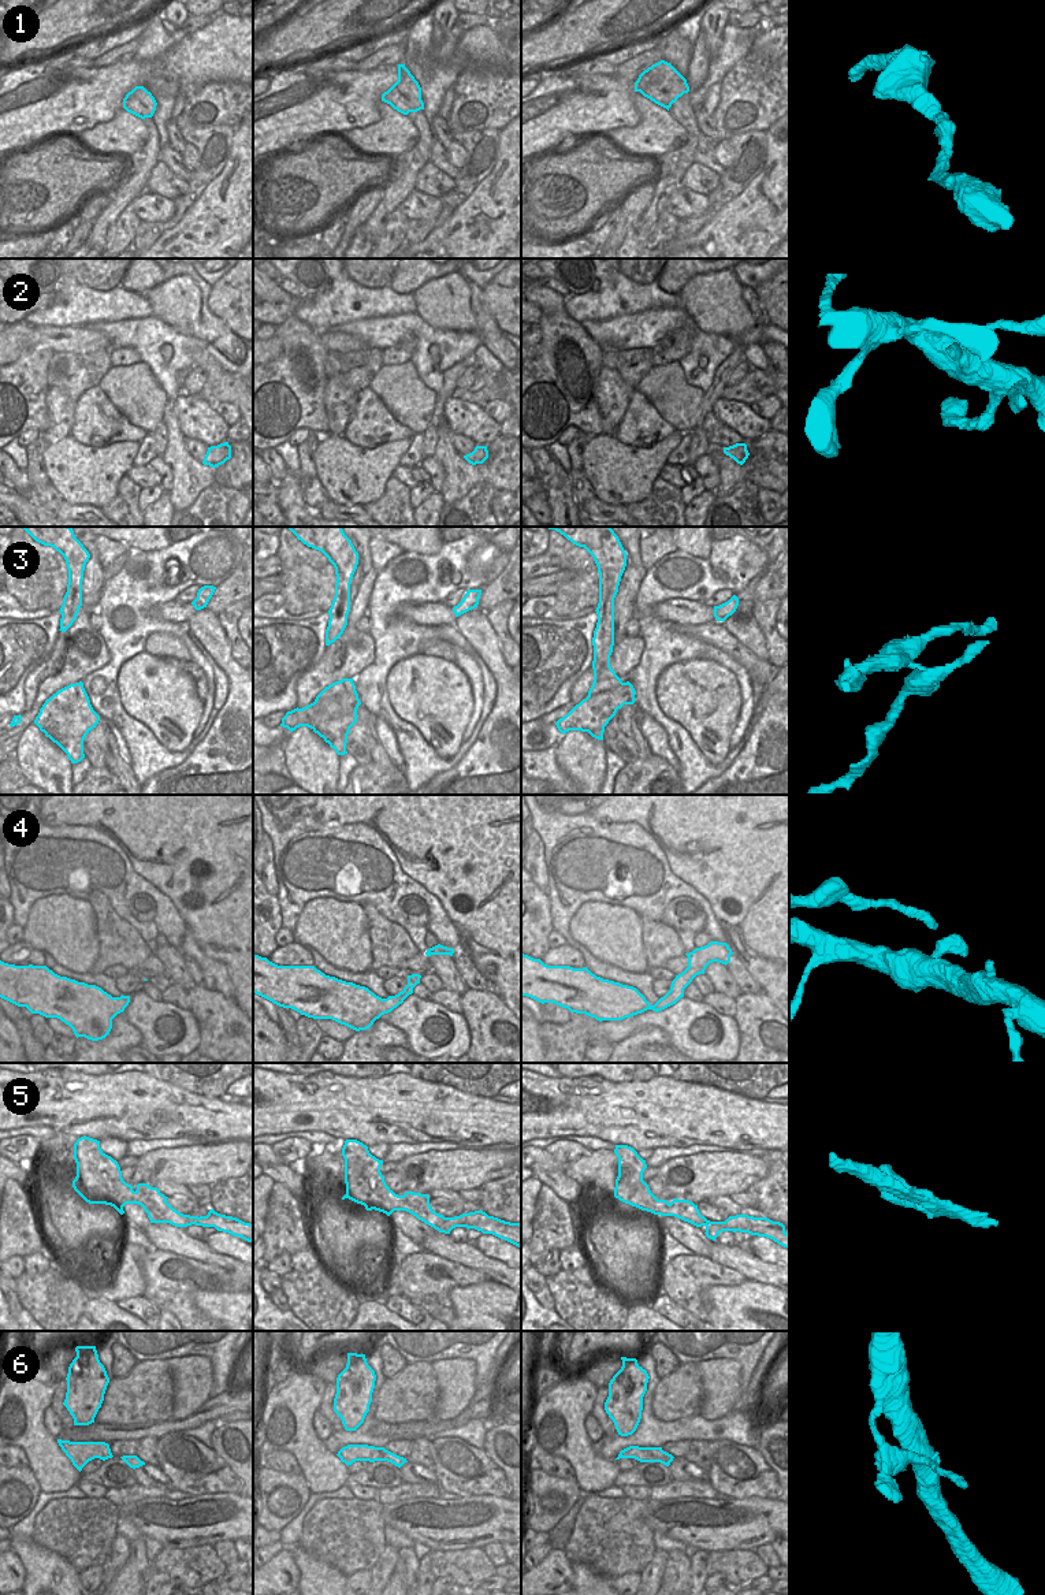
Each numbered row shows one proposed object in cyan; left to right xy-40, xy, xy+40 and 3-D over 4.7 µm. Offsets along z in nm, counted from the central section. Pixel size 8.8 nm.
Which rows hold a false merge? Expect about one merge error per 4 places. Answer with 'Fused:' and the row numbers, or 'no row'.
Fused: 3

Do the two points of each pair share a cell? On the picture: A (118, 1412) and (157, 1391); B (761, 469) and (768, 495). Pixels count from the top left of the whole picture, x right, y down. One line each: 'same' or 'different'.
A: same
B: different

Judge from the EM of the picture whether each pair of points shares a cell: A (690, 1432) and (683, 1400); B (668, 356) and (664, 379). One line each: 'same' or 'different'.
A: different
B: different

